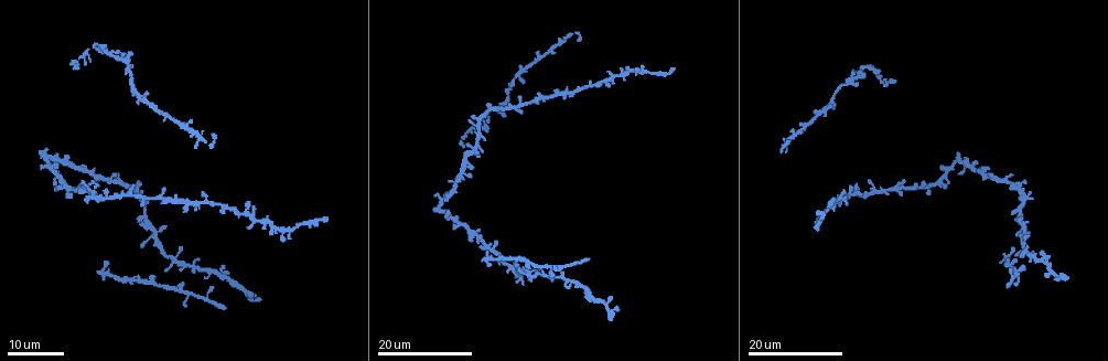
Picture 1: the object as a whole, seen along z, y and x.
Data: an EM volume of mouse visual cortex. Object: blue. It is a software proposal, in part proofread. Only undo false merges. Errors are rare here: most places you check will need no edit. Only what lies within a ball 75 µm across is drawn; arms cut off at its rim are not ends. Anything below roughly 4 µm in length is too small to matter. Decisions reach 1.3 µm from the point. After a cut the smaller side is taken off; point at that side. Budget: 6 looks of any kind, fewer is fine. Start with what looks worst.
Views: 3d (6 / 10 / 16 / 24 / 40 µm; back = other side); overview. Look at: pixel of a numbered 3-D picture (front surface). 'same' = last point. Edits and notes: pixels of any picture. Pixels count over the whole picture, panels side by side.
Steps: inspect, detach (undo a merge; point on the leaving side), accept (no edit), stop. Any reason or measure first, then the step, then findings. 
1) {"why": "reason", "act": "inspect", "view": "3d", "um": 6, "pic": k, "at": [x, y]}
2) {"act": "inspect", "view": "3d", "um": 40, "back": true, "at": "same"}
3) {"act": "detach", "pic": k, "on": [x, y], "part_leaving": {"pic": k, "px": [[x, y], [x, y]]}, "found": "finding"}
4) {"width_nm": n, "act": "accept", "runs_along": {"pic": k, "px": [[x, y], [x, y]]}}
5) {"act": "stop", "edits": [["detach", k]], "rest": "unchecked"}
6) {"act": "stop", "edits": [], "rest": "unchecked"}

{"why": "four arms meet", "act": "inspect", "view": "3d", "um": 24, "pic": 1, "at": [176, 261]}

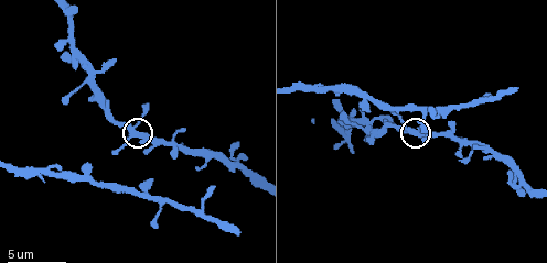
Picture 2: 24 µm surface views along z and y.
{"act": "inspect", "view": "3d", "um": 10, "pic": 2, "at": [134, 136]}

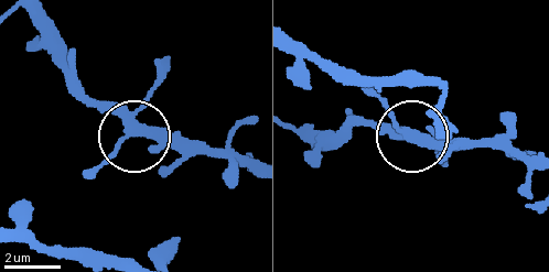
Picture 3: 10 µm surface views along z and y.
{"arms": 4, "act": "accept", "found": "all the same cell"}

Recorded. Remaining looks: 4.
{"act": "inspect", "view": "3d", "um": 16, "pic": 1, "at": [875, 192]}

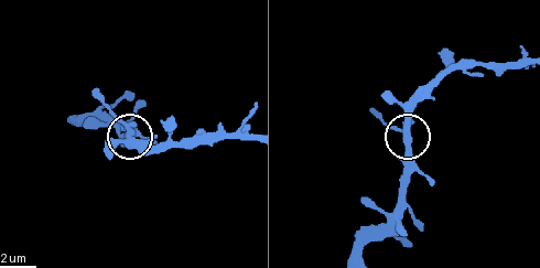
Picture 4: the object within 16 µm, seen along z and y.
{"act": "inspect", "view": "3d", "um": 6, "pic": 4, "at": [407, 129]}

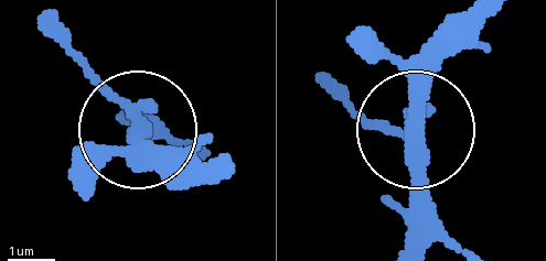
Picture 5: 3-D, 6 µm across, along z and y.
{"side_arm_um": 29, "act": "accept", "runs_along": {"pic": 5, "px": [[402, 242], [414, 128], [334, 100]]}, "found": "continuous, no second cell"}

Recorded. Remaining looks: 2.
{"why": "three-way junction", "act": "inspect", "view": "3d", "um": 10, "pic": 2, "at": [362, 97]}

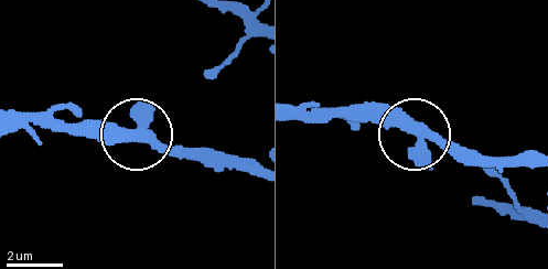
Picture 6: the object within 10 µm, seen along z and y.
{"why": "from behind", "act": "inspect", "view": "3d", "um": 10, "back": true, "pic": 6, "at": [420, 131]}

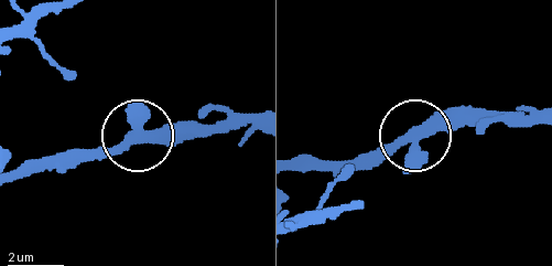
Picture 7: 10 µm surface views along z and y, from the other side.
{"width_nm": 330, "act": "accept", "found": "one cell here"}

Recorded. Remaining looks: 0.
{"act": "stop", "edits": [], "rest": "unchecked"}

